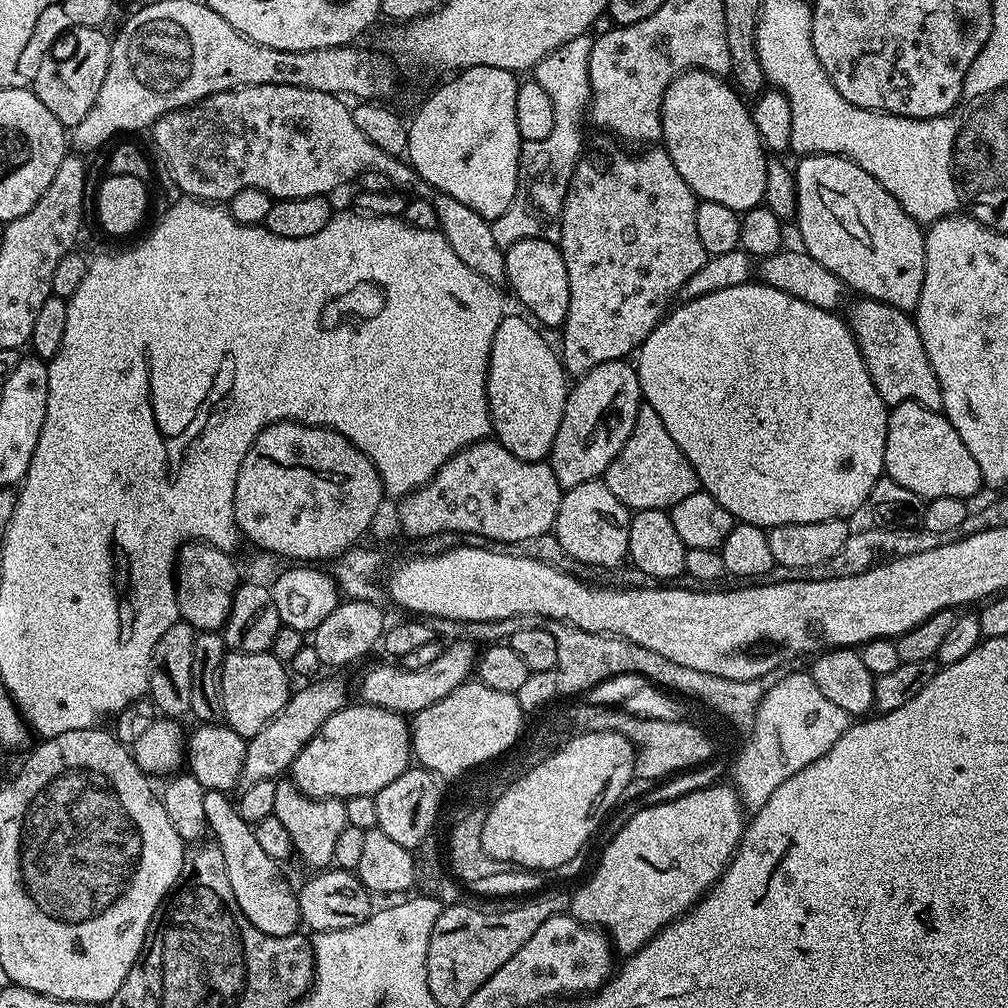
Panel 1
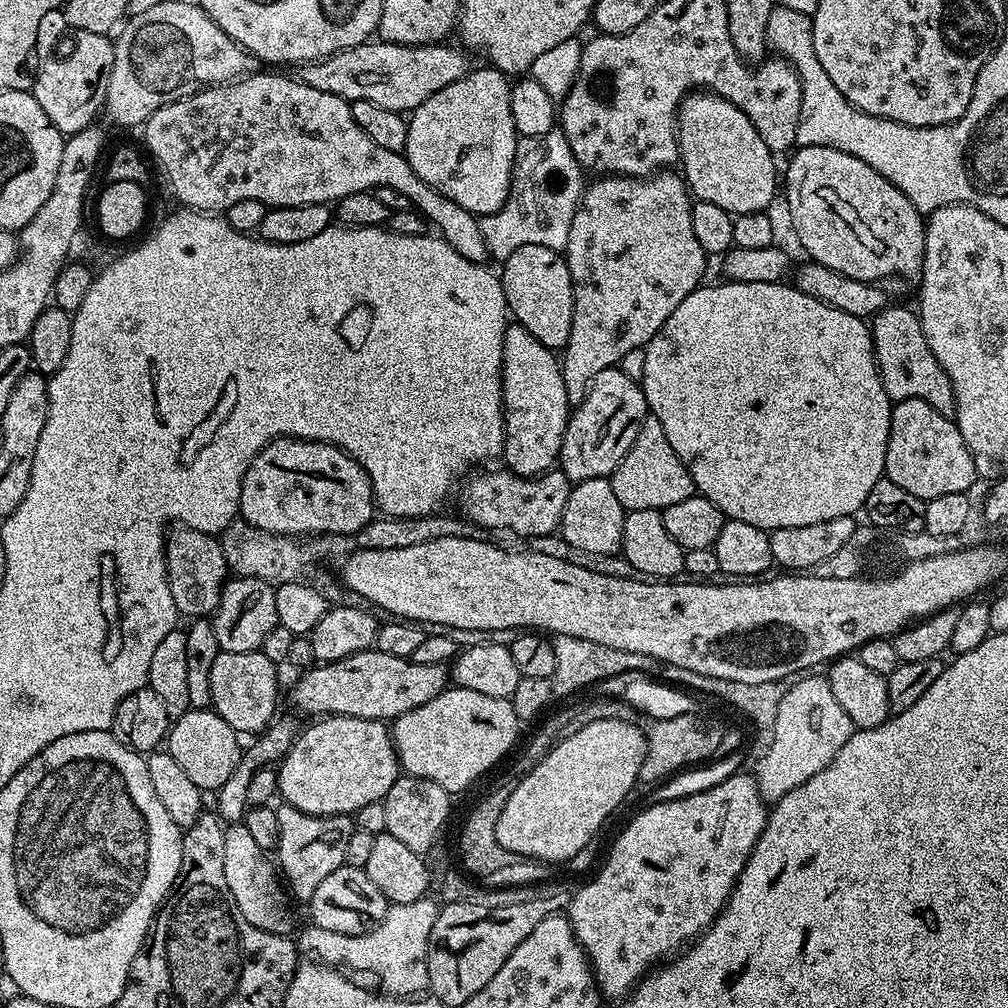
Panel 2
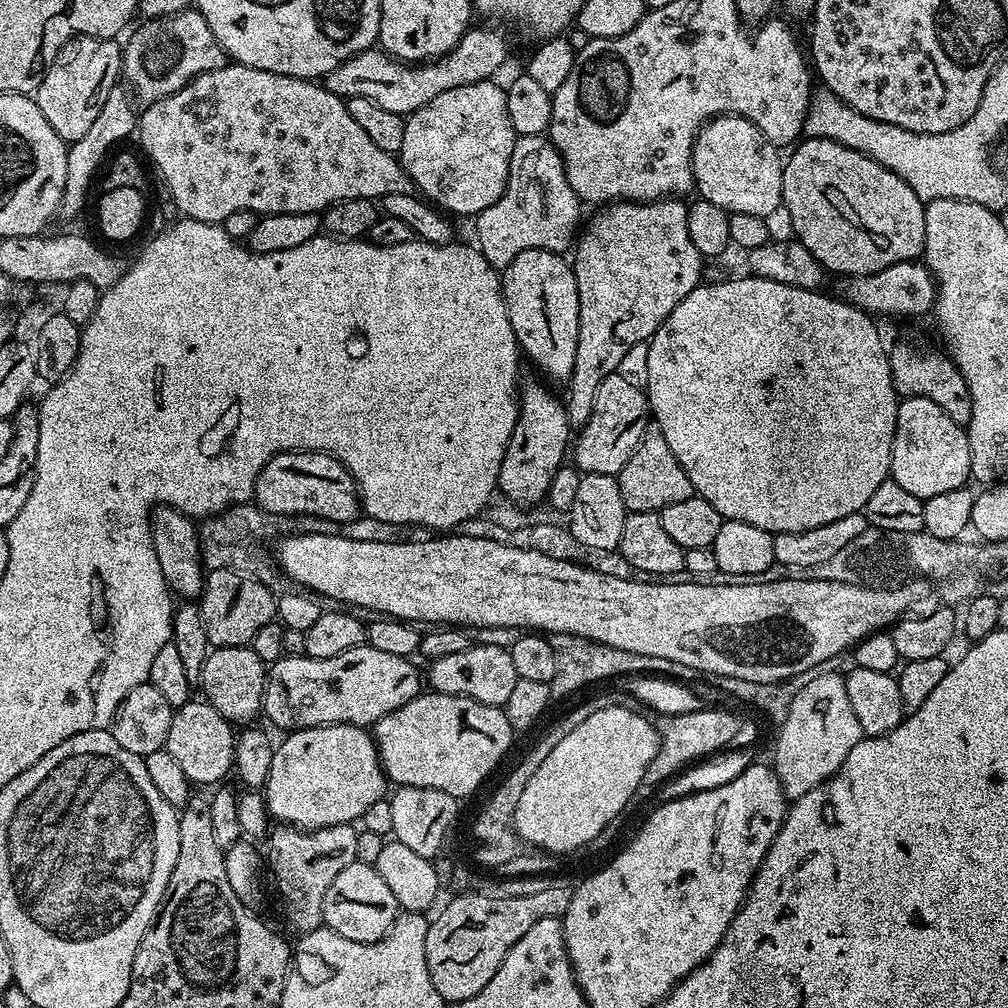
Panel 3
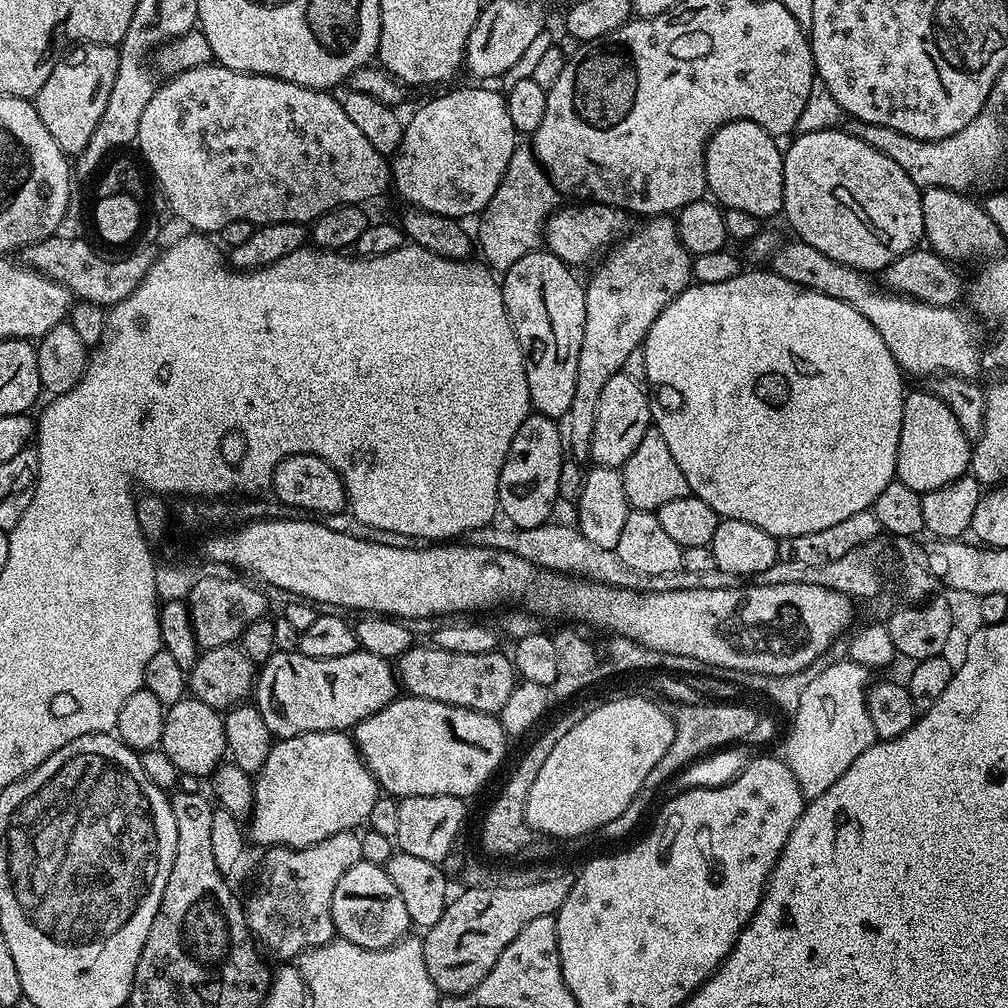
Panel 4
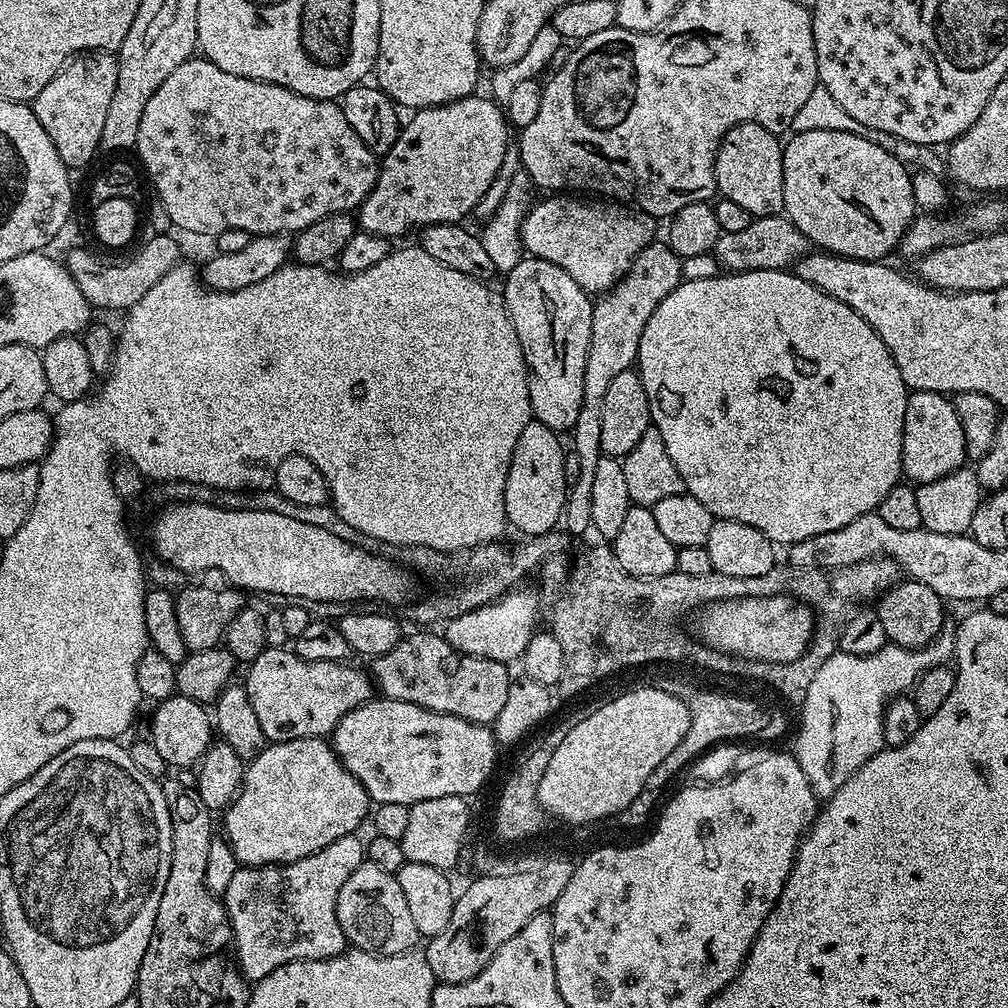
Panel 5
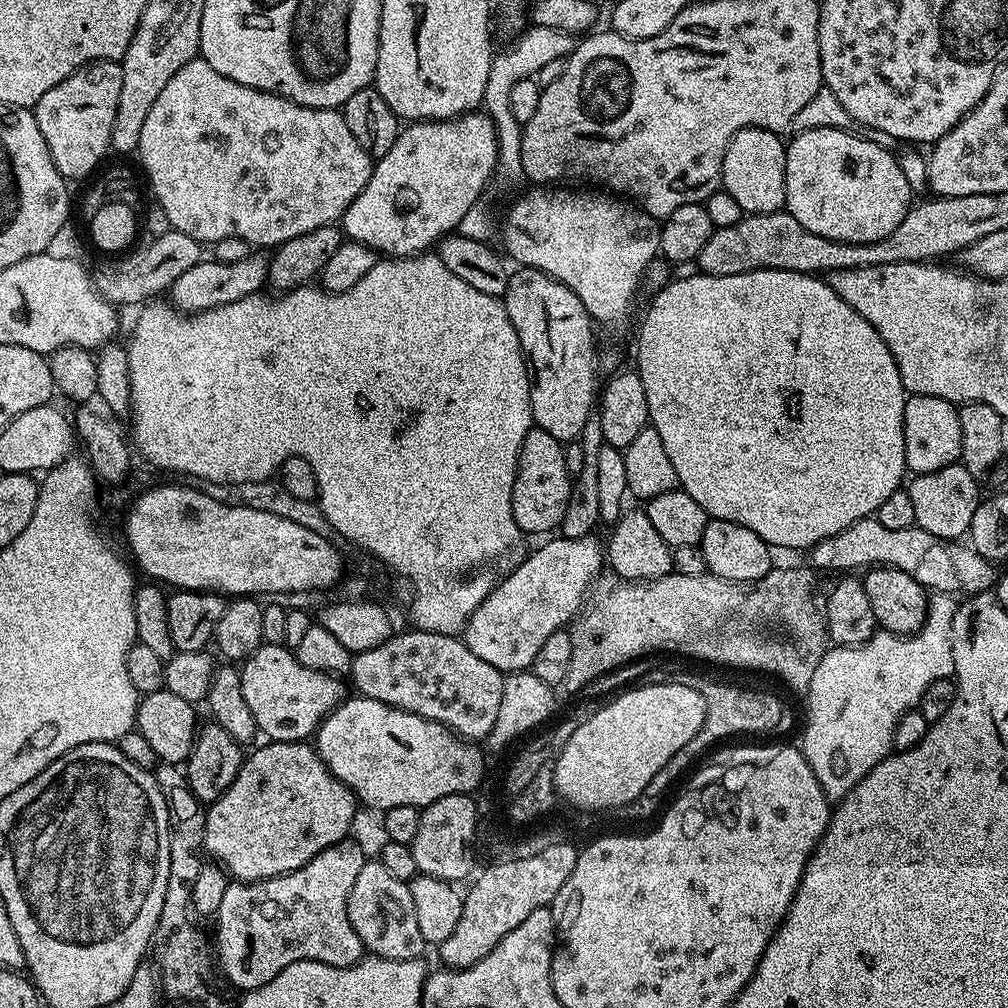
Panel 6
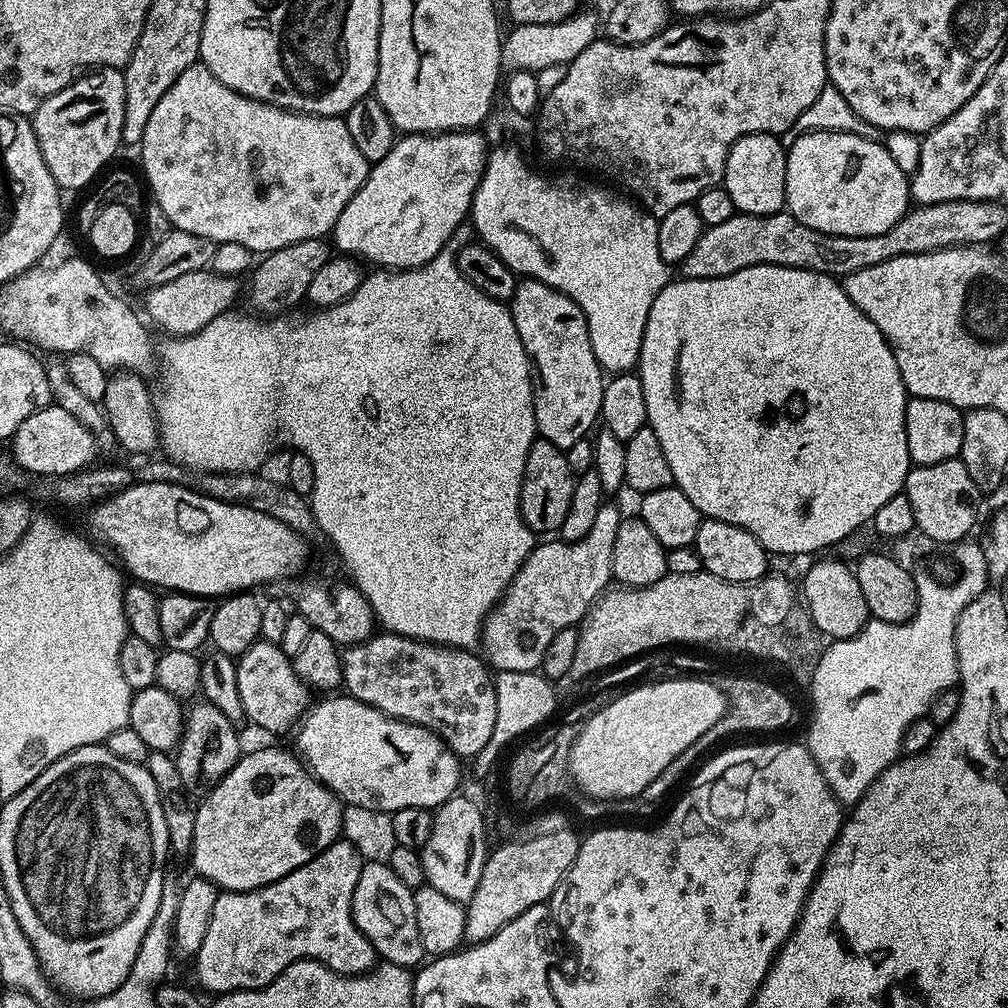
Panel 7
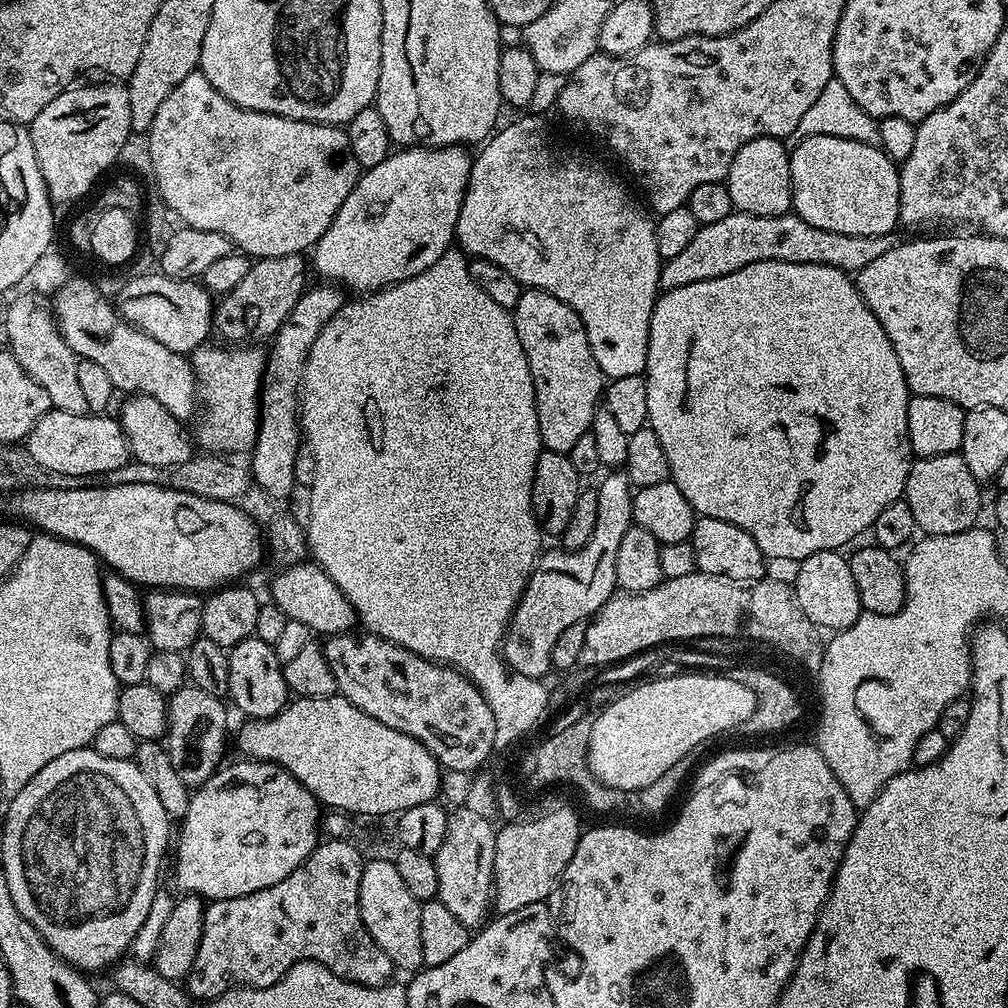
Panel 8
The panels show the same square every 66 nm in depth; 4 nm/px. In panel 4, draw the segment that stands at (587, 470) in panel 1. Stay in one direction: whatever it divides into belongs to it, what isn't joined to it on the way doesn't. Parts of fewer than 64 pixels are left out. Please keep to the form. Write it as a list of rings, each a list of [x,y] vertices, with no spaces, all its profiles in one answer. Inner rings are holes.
[[[624,370],[615,372],[610,382],[602,386],[602,398],[598,398],[598,418],[594,418],[590,460],[593,465],[601,468],[623,468],[630,454],[638,450],[638,442],[642,442],[646,430],[652,424],[649,393],[642,387],[639,379],[636,381],[626,373]]]

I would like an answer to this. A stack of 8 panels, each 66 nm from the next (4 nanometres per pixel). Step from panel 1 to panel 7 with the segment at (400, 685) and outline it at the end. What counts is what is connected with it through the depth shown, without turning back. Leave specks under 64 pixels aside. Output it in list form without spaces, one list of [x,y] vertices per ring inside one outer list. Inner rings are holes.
[[[257,640],[250,650],[246,650],[236,660],[236,669],[238,670],[238,695],[242,697],[242,710],[245,717],[250,721],[253,720],[258,727],[264,732],[284,732],[295,729],[301,723],[302,717],[310,707],[308,700],[309,685],[304,683],[298,674],[294,674],[294,666],[291,659],[278,644],[272,644],[268,640]]]

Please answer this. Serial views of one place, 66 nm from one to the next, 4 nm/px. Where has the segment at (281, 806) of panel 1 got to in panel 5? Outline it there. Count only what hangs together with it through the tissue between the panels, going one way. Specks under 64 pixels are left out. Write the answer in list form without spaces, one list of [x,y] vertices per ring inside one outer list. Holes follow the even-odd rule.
[[[353,834],[289,864],[237,867],[222,899],[232,927],[235,963],[249,982],[266,978],[278,966],[295,960],[329,960],[345,951],[338,922],[338,890],[366,860],[366,844]]]

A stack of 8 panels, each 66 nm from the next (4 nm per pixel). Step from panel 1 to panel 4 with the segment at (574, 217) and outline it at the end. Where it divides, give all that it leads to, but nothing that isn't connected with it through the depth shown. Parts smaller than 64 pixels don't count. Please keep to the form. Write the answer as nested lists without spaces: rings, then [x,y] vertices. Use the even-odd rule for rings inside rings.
[[[671,215],[654,216],[645,219],[641,224],[644,225],[637,232],[629,231],[591,269],[592,277],[584,284],[586,326],[582,334],[582,350],[578,354],[578,382],[574,390],[574,402],[570,402],[570,410],[566,417],[566,423],[568,423],[568,428],[566,424],[566,444],[570,449],[571,459],[577,462],[587,461],[592,455],[590,442],[594,434],[594,418],[598,418],[598,398],[602,398],[602,386],[606,386],[606,382],[610,382],[615,372],[625,367],[624,363],[635,352],[637,355],[650,326],[654,326],[654,318],[658,318],[658,314],[662,314],[662,310],[666,310],[666,306],[670,306],[670,302],[674,302],[678,294],[685,292],[694,280],[692,277],[694,257],[688,253],[686,246],[682,246],[675,219]]]

